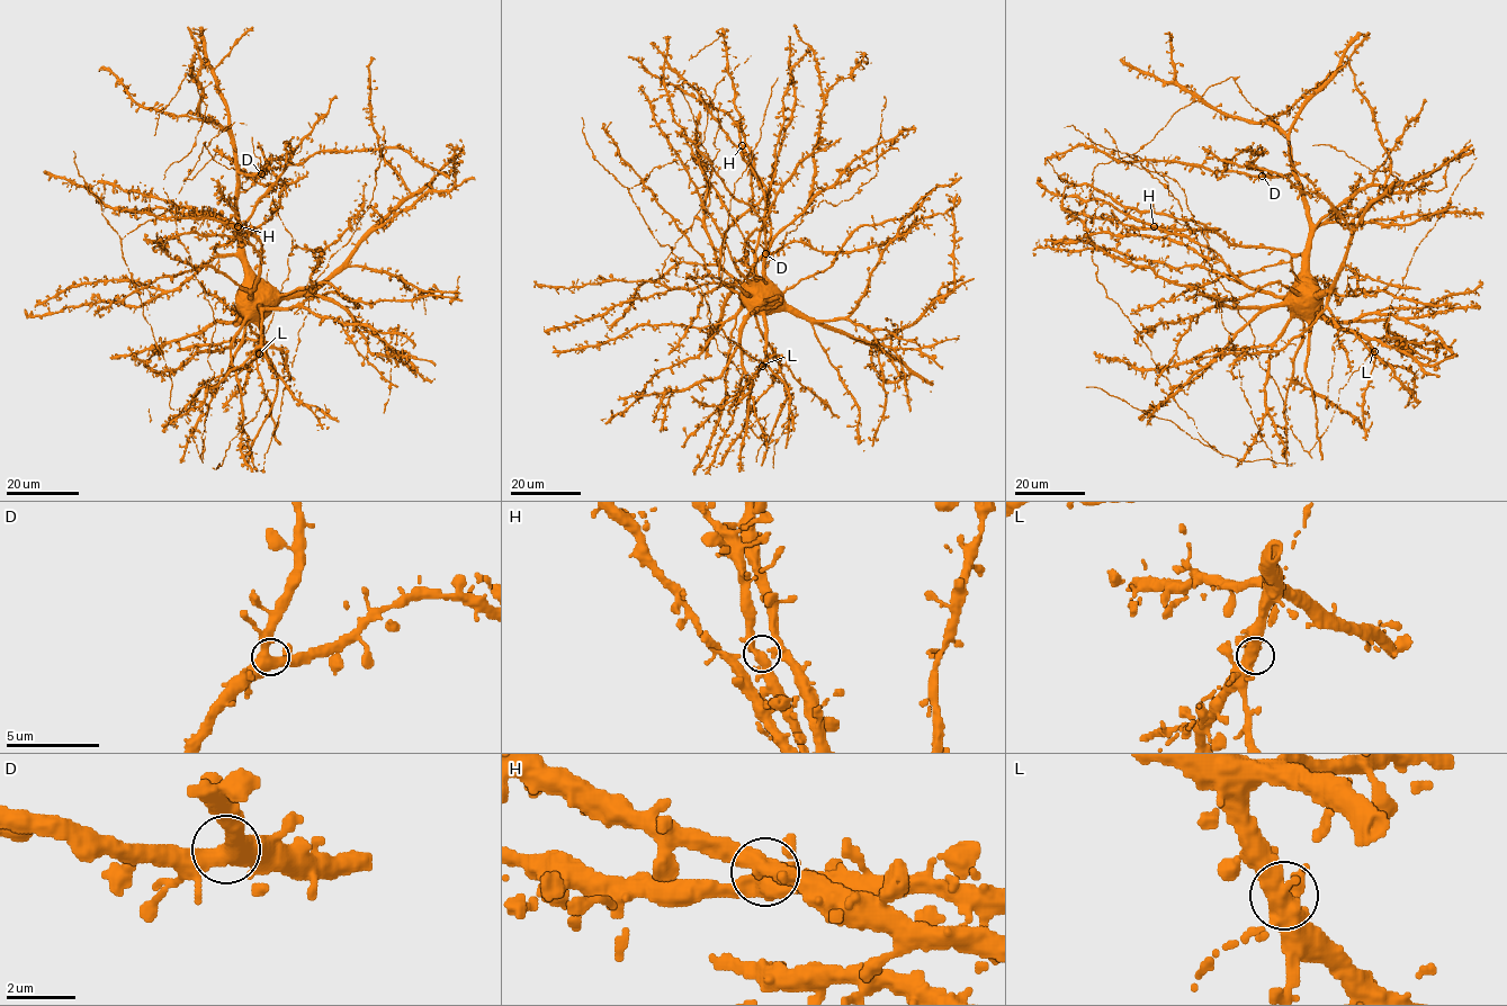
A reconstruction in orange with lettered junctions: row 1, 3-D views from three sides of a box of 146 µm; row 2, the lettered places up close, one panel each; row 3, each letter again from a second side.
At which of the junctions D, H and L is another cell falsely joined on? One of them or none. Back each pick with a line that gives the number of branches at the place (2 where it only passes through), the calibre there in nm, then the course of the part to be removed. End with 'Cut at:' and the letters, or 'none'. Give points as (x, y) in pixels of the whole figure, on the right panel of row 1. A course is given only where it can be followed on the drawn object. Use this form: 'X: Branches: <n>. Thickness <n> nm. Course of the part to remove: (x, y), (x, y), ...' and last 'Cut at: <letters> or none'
Cut at: none

